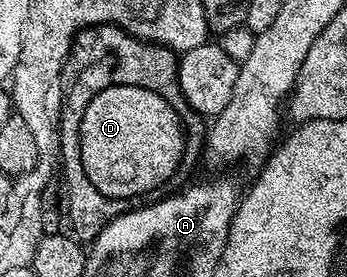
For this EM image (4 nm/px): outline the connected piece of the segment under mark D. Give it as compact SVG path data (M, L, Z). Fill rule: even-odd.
M106 86L100 96L92 102L87 117L84 117L84 161L87 161L87 171L91 174L91 180L105 193L135 193L158 184L174 169L175 162L182 161L183 145L184 128L180 115L169 102L161 99L161 95L145 91L145 87Z

